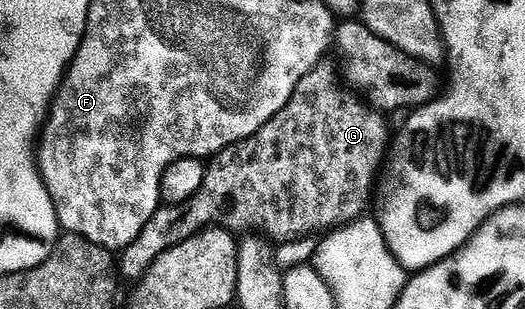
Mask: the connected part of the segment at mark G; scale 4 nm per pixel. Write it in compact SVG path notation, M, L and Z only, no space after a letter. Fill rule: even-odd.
M324 59L304 79L300 79L300 83L296 87L292 99L288 99L285 107L264 127L260 127L258 133L254 133L248 139L228 146L227 149L220 150L213 157L209 158L202 186L196 191L196 195L192 195L192 199L188 199L179 205L166 205L155 211L152 219L148 219L148 223L144 223L144 231L140 231L140 235L127 249L121 250L120 273L123 278L141 278L145 274L146 269L154 263L155 259L162 252L166 252L170 248L184 243L190 237L195 237L203 229L213 229L215 227L229 229L235 235L261 235L270 243L283 243L301 241L303 238L313 238L315 235L325 234L327 231L333 231L341 226L349 225L351 221L357 221L359 217L367 212L366 204L369 201L371 204L372 201L372 186L375 184L376 176L379 174L389 150L390 130L388 131L388 127L384 121L386 120L385 116L379 110L372 108L363 98L351 92L343 83L339 70L337 73L335 67L329 61L328 59Z

